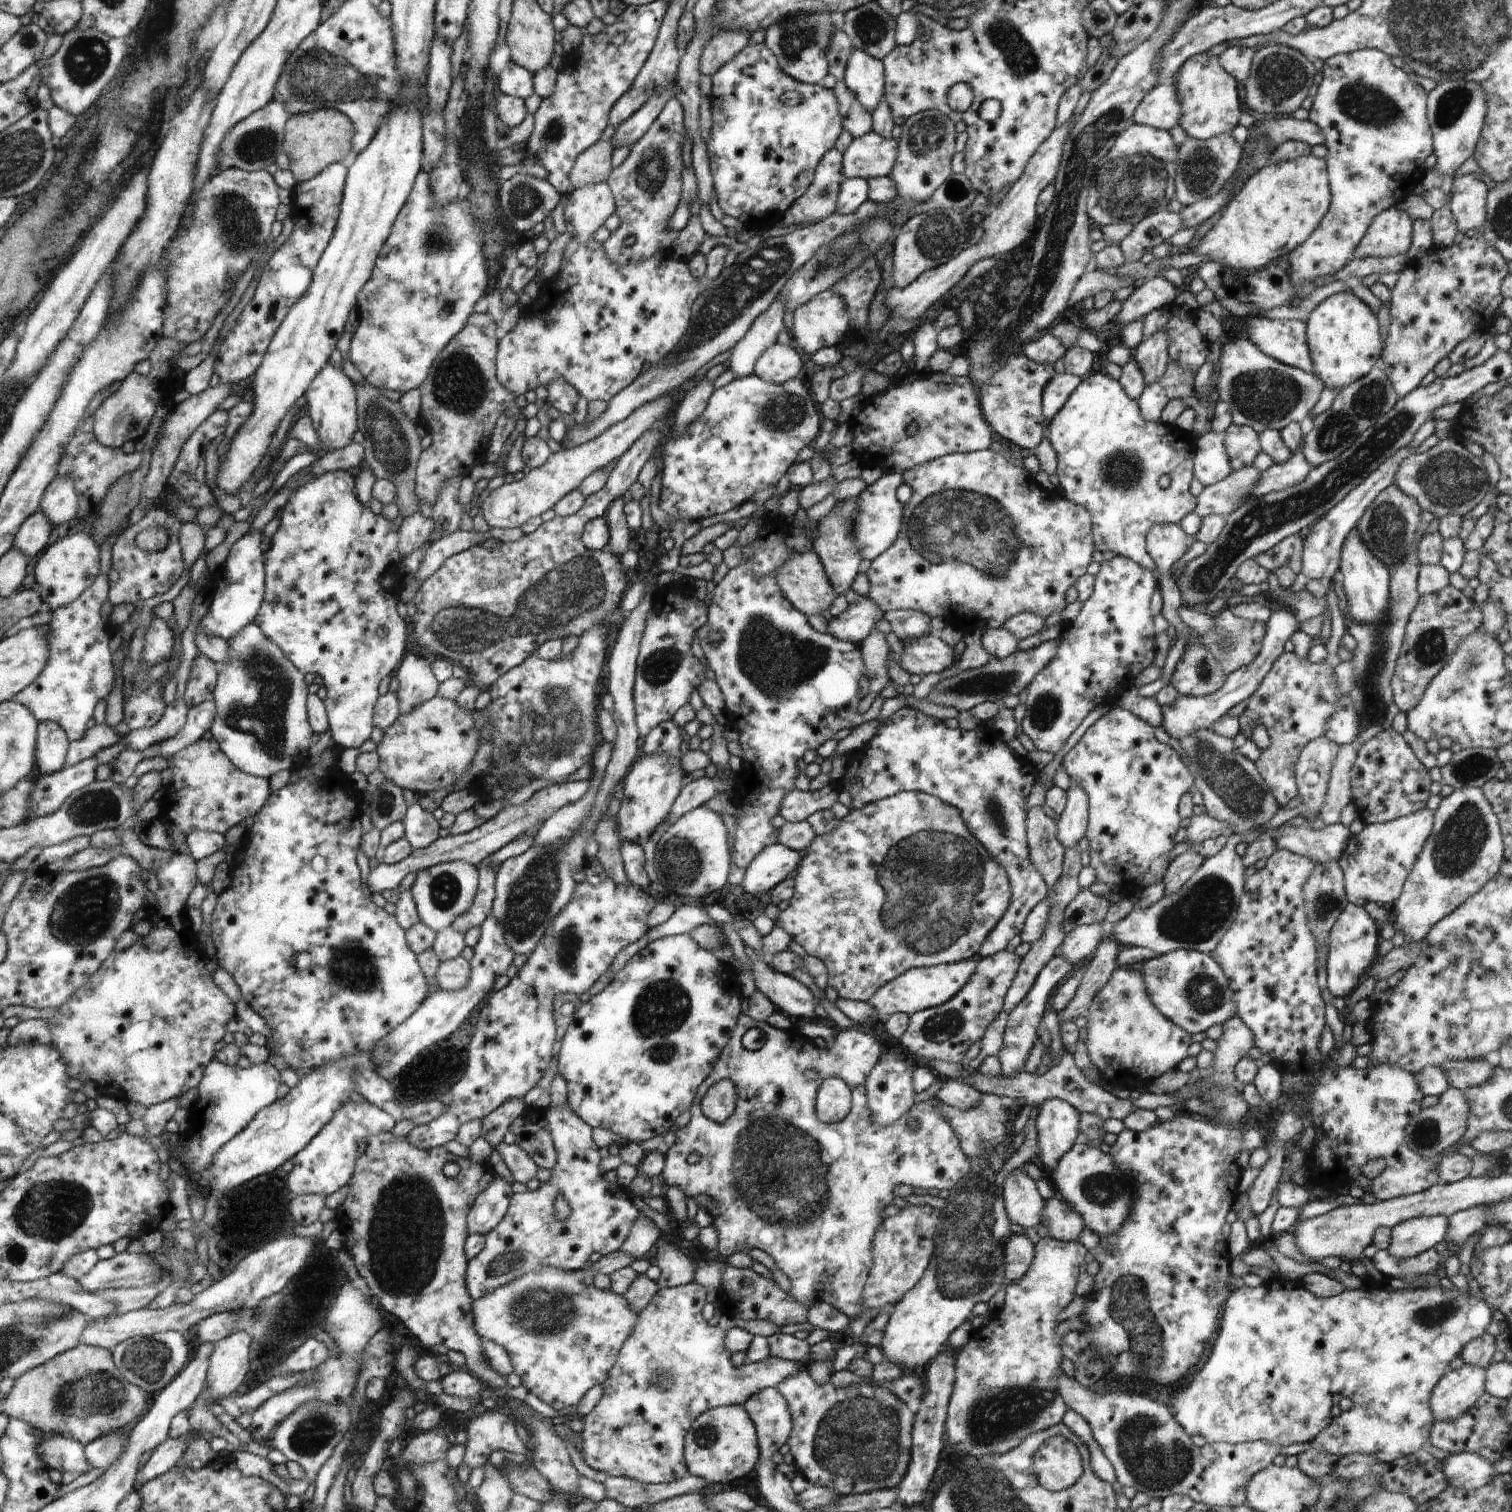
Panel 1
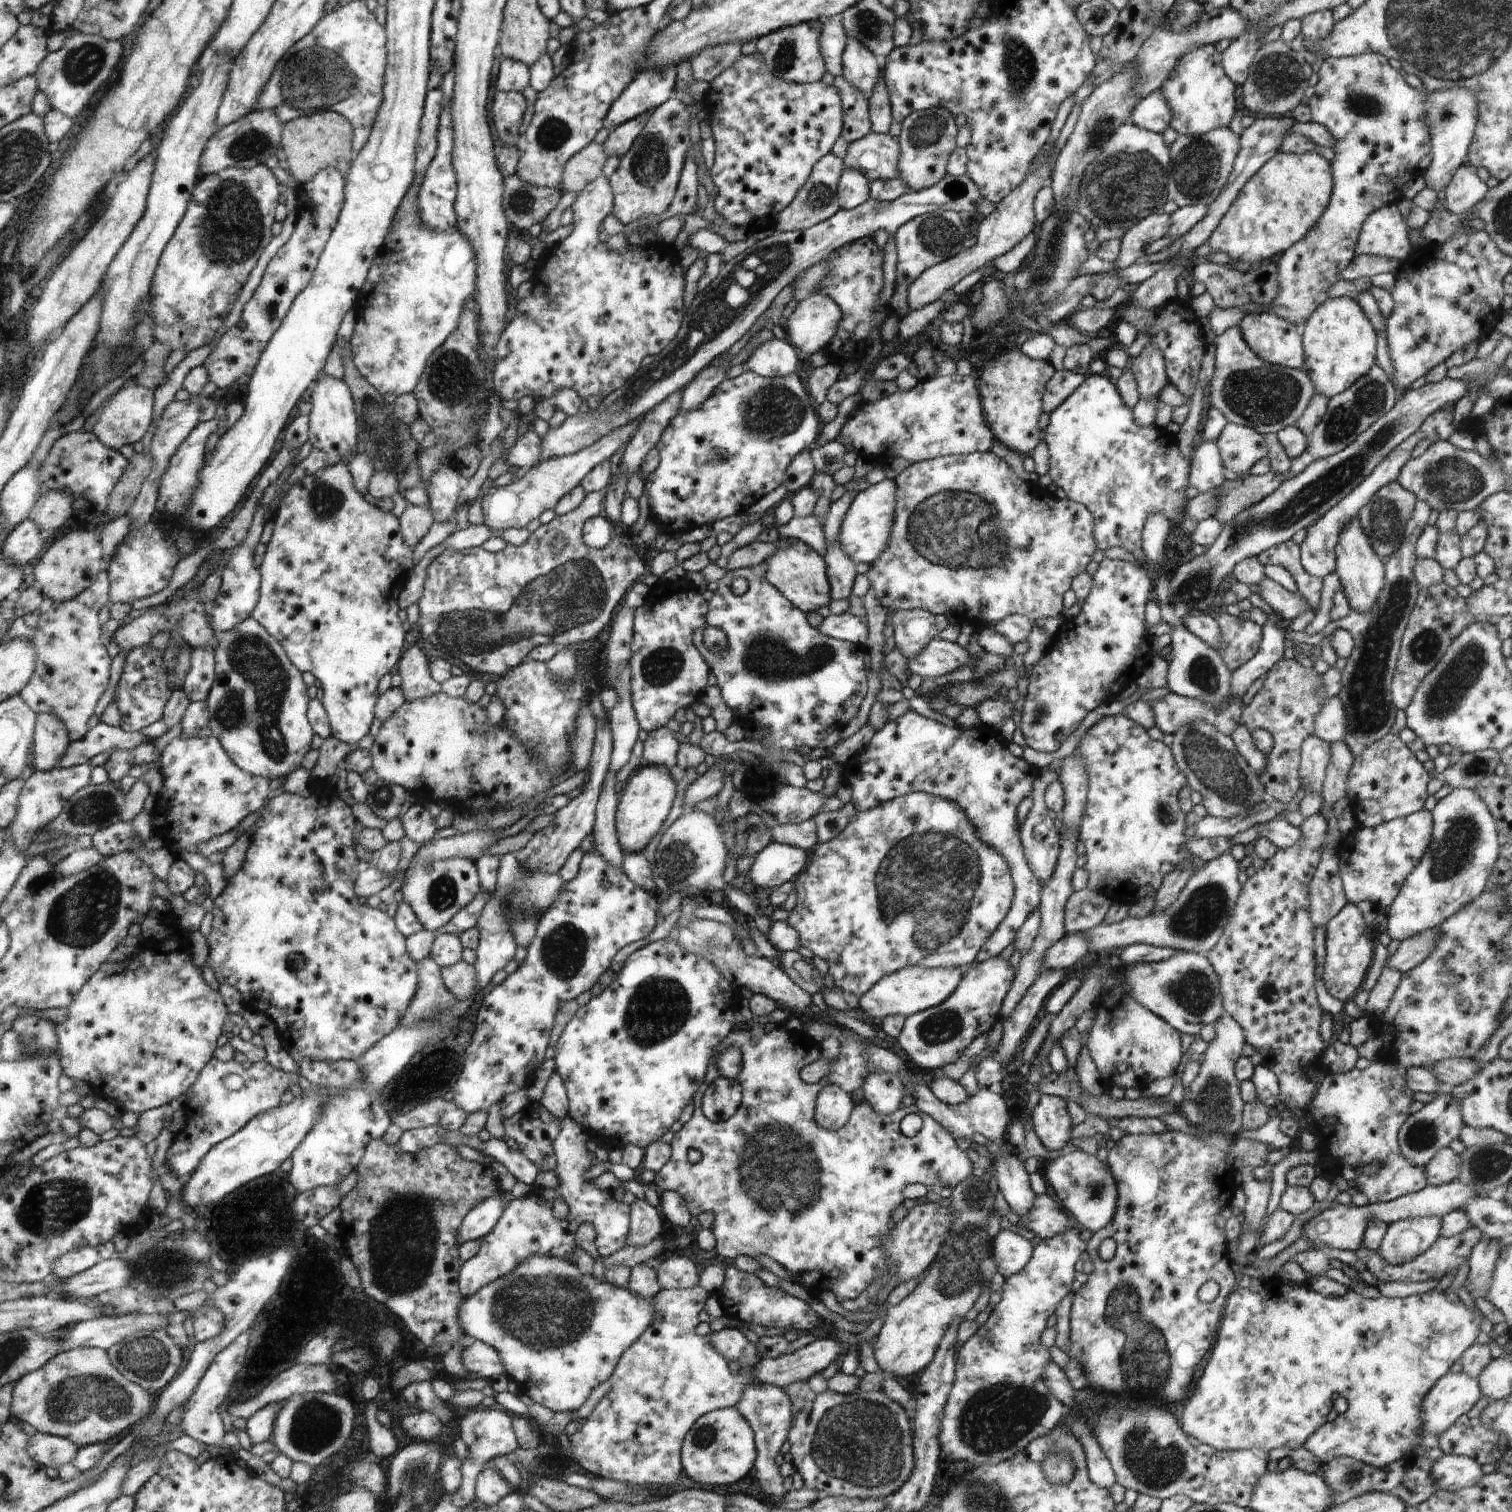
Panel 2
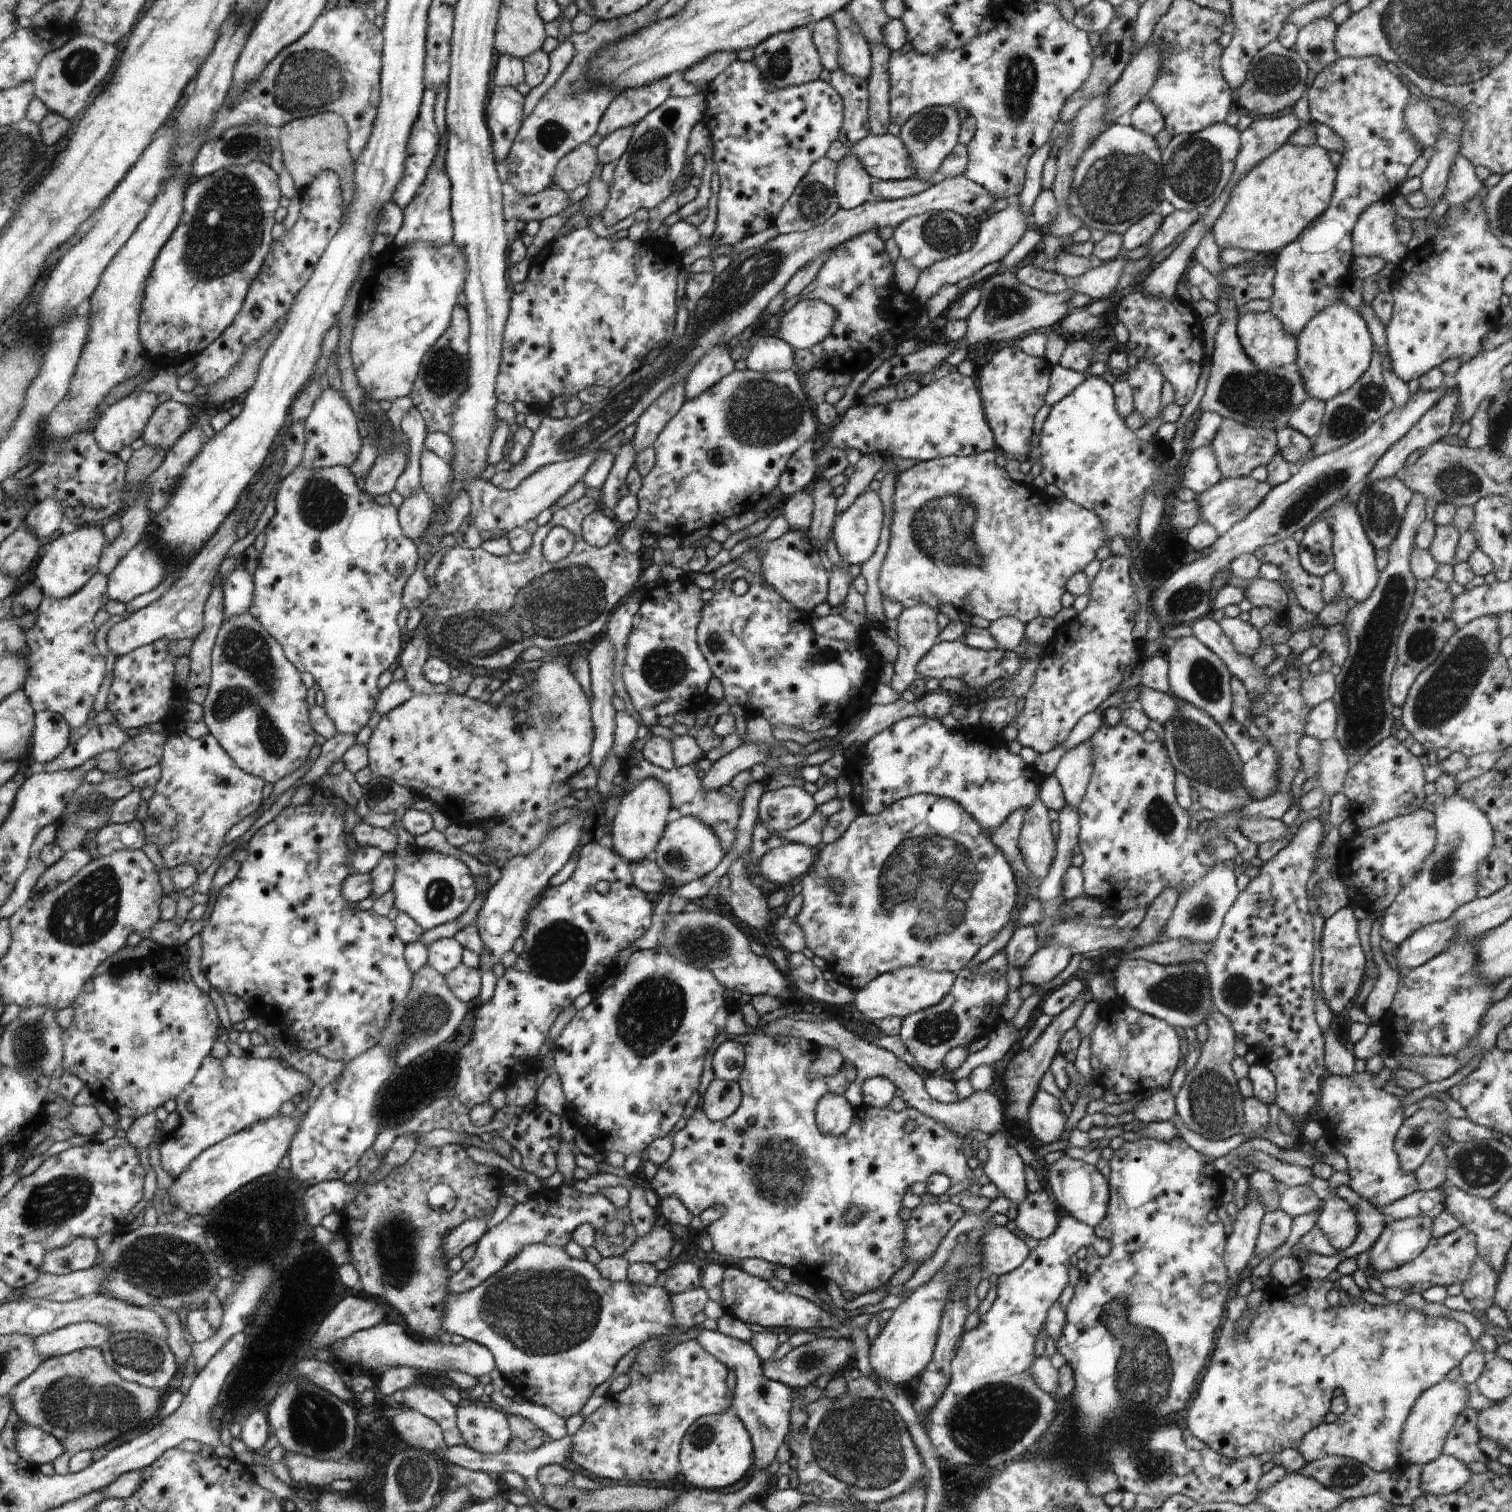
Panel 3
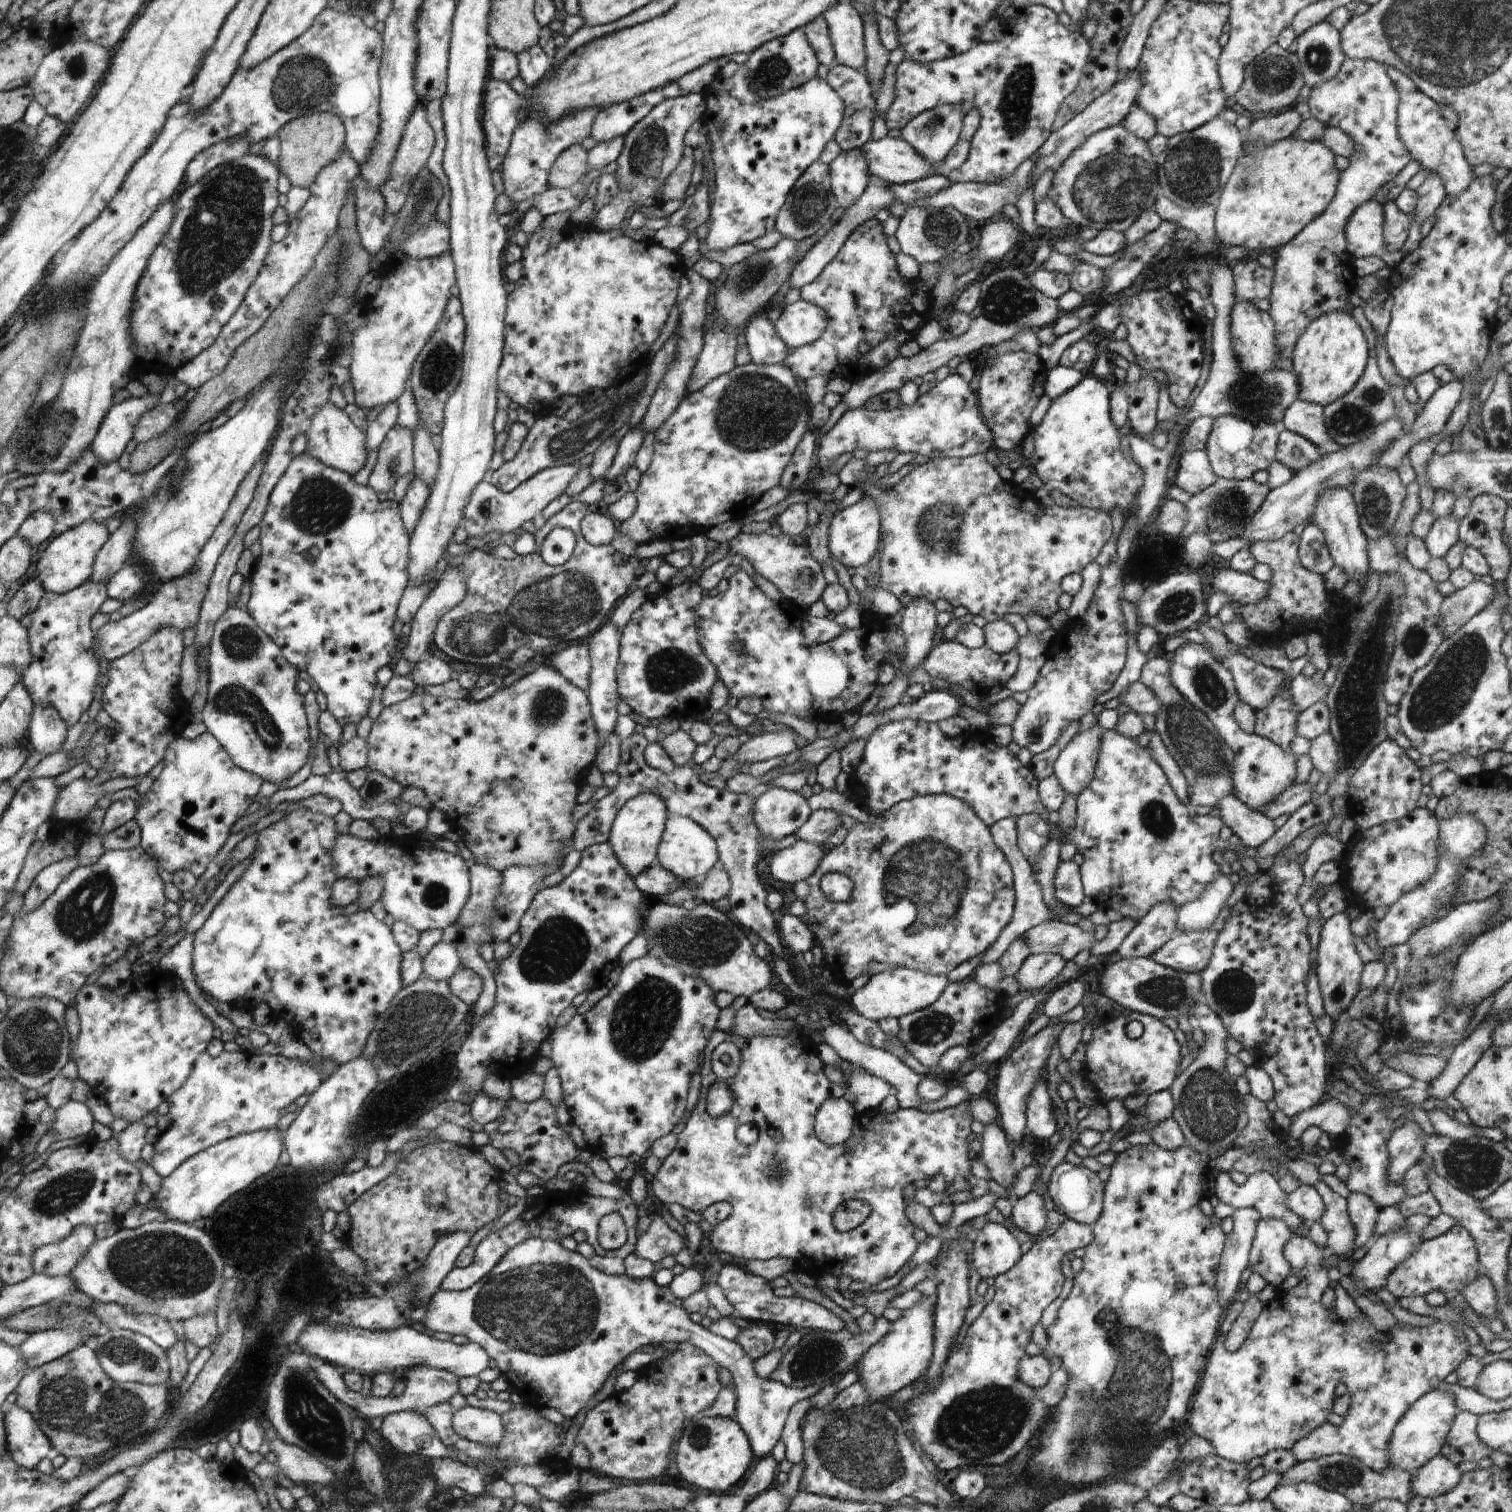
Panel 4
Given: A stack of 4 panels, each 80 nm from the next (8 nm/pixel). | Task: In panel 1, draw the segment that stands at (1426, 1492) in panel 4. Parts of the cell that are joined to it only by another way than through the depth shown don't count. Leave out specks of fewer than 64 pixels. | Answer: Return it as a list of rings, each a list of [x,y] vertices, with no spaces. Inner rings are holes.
[[[1469,1452],[1448,1455],[1441,1464],[1441,1472],[1448,1485],[1466,1490],[1479,1489],[1498,1474],[1492,1462]]]

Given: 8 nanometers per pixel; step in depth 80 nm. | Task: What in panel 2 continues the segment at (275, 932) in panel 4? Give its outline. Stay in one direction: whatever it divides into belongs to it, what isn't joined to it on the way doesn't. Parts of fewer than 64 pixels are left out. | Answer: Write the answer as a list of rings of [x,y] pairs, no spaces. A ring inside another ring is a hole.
[[[312,777],[310,783],[312,782],[318,784],[316,794],[304,798],[294,793],[275,792],[268,806],[262,810],[262,816],[256,822],[255,833],[246,851],[242,868],[227,880],[224,890],[213,900],[214,918],[211,932],[207,937],[209,949],[205,966],[215,983],[230,984],[240,992],[245,1008],[264,1014],[275,1024],[281,1046],[296,1063],[303,1058],[330,1062],[347,1060],[358,1062],[368,1049],[374,1048],[398,1026],[400,1015],[408,1008],[416,992],[417,962],[408,954],[408,938],[400,932],[395,919],[378,908],[369,907],[366,899],[358,897],[352,886],[363,869],[360,860],[360,818],[356,818],[356,810],[352,810],[353,802],[346,793],[340,794],[340,790],[336,790],[330,779],[316,781]]]

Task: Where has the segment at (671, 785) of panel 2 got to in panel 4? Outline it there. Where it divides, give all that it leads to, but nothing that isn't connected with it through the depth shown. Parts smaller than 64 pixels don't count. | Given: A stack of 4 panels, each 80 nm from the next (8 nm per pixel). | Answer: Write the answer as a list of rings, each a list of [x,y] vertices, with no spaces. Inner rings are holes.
[[[642,793],[626,801],[613,820],[608,844],[632,878],[643,873],[643,870],[651,868],[656,860],[656,850],[659,850],[658,844],[662,844],[662,832],[665,832],[664,820],[668,816],[666,807],[666,803],[657,794]]]

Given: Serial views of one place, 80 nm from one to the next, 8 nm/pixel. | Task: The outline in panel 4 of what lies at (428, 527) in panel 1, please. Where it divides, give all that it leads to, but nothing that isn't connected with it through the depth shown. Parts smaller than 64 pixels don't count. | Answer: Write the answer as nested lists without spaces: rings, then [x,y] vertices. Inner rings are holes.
[[[418,476],[414,477],[408,486],[400,503],[400,510],[403,514],[403,525],[408,531],[413,532],[419,516],[426,508],[427,498],[430,497],[430,487]]]

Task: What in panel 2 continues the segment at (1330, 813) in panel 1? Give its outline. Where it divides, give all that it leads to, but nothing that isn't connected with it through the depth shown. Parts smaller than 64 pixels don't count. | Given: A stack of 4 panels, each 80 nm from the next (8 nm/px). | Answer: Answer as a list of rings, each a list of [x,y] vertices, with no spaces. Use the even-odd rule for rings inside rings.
[[[1336,741],[1331,744],[1330,762],[1325,770],[1320,793],[1324,805],[1328,804],[1332,810],[1333,804],[1345,796],[1345,784],[1354,762],[1352,753],[1344,741]]]

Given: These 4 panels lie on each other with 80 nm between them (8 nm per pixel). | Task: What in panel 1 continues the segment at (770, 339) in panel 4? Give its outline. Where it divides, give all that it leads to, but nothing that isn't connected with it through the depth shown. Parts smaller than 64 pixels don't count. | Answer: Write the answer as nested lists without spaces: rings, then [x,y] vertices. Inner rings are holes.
[[[776,341],[760,354],[753,373],[761,379],[782,384],[796,377],[801,368],[800,353],[793,346]]]

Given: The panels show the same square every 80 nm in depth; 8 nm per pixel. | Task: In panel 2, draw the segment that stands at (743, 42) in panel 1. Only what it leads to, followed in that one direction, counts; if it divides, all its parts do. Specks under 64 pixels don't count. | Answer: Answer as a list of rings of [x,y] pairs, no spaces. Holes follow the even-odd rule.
[[[742,43],[718,45],[704,49],[691,61],[692,76],[696,81],[714,81],[720,73],[730,68],[742,56]]]

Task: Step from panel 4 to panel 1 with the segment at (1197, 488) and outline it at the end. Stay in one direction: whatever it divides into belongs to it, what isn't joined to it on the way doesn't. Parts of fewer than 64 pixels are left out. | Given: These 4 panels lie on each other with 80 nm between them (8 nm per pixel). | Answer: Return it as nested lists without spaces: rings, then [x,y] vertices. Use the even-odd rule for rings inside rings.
[[[1209,432],[1195,440],[1197,451],[1193,462],[1193,478],[1202,486],[1216,484],[1233,471],[1224,446],[1224,435],[1225,432]]]

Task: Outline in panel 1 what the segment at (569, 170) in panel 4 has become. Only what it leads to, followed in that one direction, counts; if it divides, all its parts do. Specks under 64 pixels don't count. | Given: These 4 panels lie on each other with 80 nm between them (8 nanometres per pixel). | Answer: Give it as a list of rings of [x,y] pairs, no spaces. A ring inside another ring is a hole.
[[[599,140],[590,149],[580,153],[570,172],[573,190],[581,189],[599,182],[606,182],[611,168],[611,158],[616,147],[609,141]]]

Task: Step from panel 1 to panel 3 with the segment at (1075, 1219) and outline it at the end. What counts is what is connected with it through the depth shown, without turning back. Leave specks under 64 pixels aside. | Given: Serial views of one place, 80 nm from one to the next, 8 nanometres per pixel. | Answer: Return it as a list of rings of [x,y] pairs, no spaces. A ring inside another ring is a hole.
[[[1036,1191],[1028,1194],[1013,1207],[1016,1226],[1036,1240],[1050,1236],[1058,1226],[1054,1202],[1046,1192]]]

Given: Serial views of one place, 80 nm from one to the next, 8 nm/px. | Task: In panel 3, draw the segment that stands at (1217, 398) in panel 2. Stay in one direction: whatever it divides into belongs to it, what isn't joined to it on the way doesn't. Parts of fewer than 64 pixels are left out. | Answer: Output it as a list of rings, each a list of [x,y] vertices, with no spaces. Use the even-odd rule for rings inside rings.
[[[1224,287],[1219,292],[1216,305],[1221,321],[1214,335],[1215,347],[1210,362],[1210,376],[1199,408],[1201,412],[1213,412],[1223,419],[1232,419],[1241,425],[1277,432],[1287,426],[1291,412],[1308,398],[1303,378],[1295,363],[1275,367],[1270,371],[1257,369],[1242,350],[1238,340],[1238,306],[1231,288]]]

